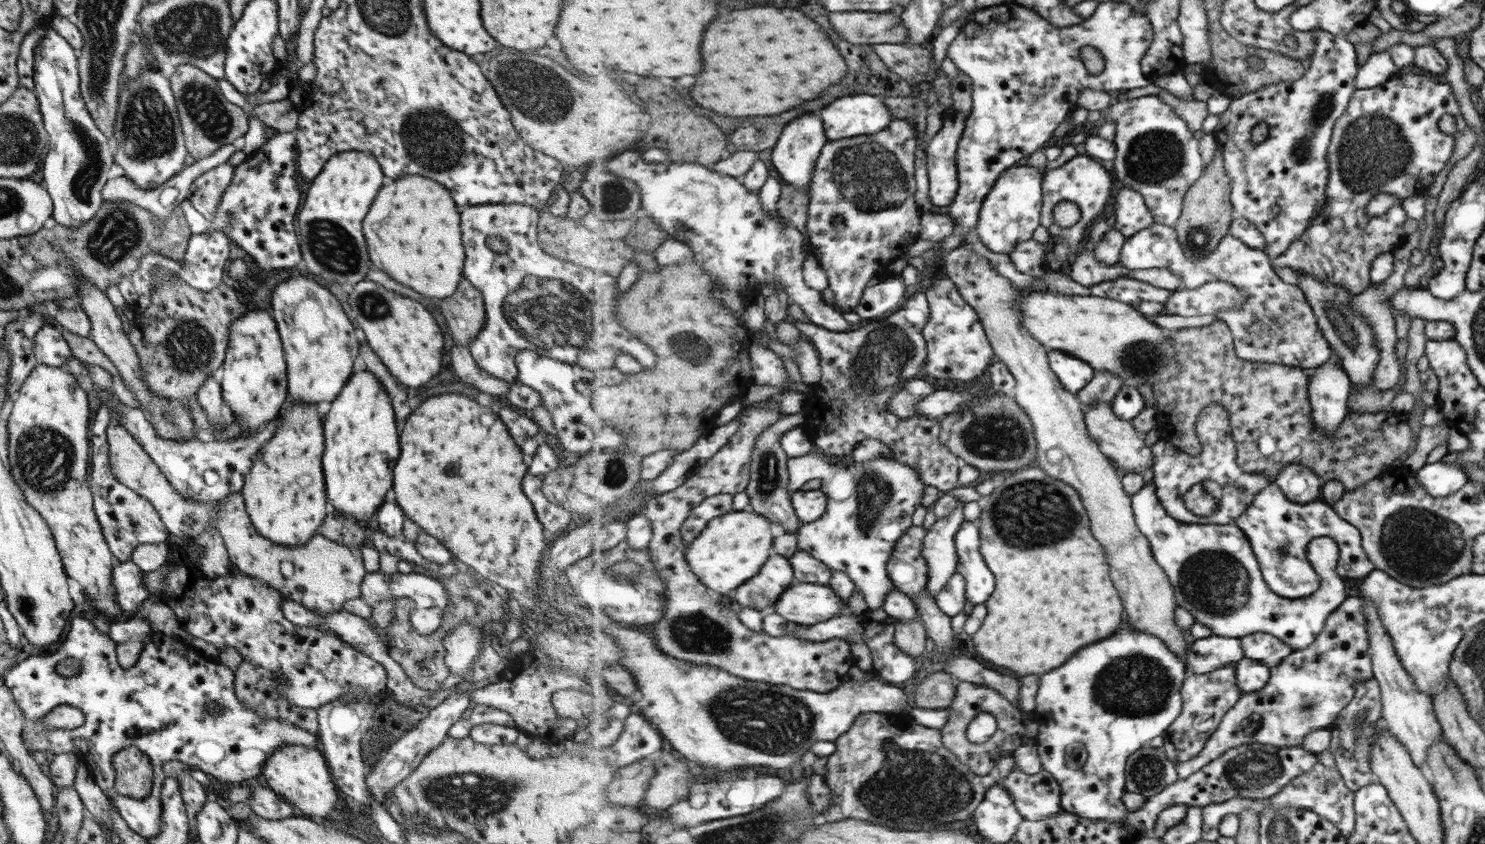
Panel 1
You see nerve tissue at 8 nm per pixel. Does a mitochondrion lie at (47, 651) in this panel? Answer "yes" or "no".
no

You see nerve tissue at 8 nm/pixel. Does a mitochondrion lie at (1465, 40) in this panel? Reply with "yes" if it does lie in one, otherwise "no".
no

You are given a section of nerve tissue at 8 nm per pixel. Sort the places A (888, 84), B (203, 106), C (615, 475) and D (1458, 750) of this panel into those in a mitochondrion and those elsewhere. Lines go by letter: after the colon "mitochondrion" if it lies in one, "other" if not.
A: other
B: mitochondrion
C: mitochondrion
D: other

